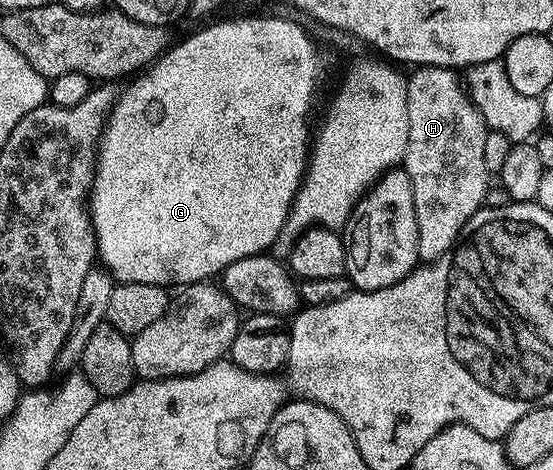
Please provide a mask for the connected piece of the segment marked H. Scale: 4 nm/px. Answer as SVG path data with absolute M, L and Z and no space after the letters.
M421 66L413 69L407 75L406 81L408 83L408 115L410 116L410 136L406 140L406 156L402 163L402 169L410 176L410 184L414 188L414 212L418 220L418 256L420 262L424 264L431 264L437 258L441 258L443 254L449 253L459 243L461 234L464 233L464 225L475 216L478 211L484 206L484 197L490 185L490 175L486 170L485 165L485 145L486 138L490 131L487 123L484 122L483 116L480 115L478 108L469 97L468 91L461 86L458 81L456 83L455 69L446 66Z

